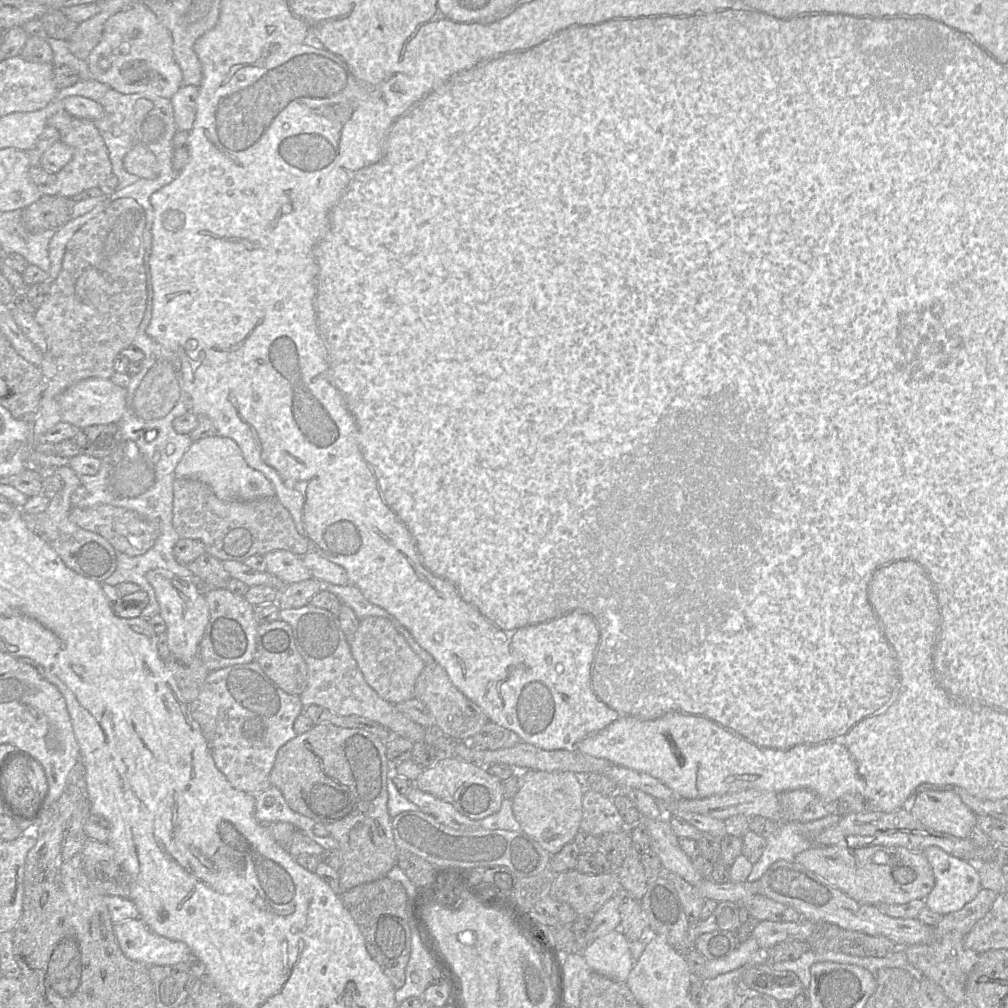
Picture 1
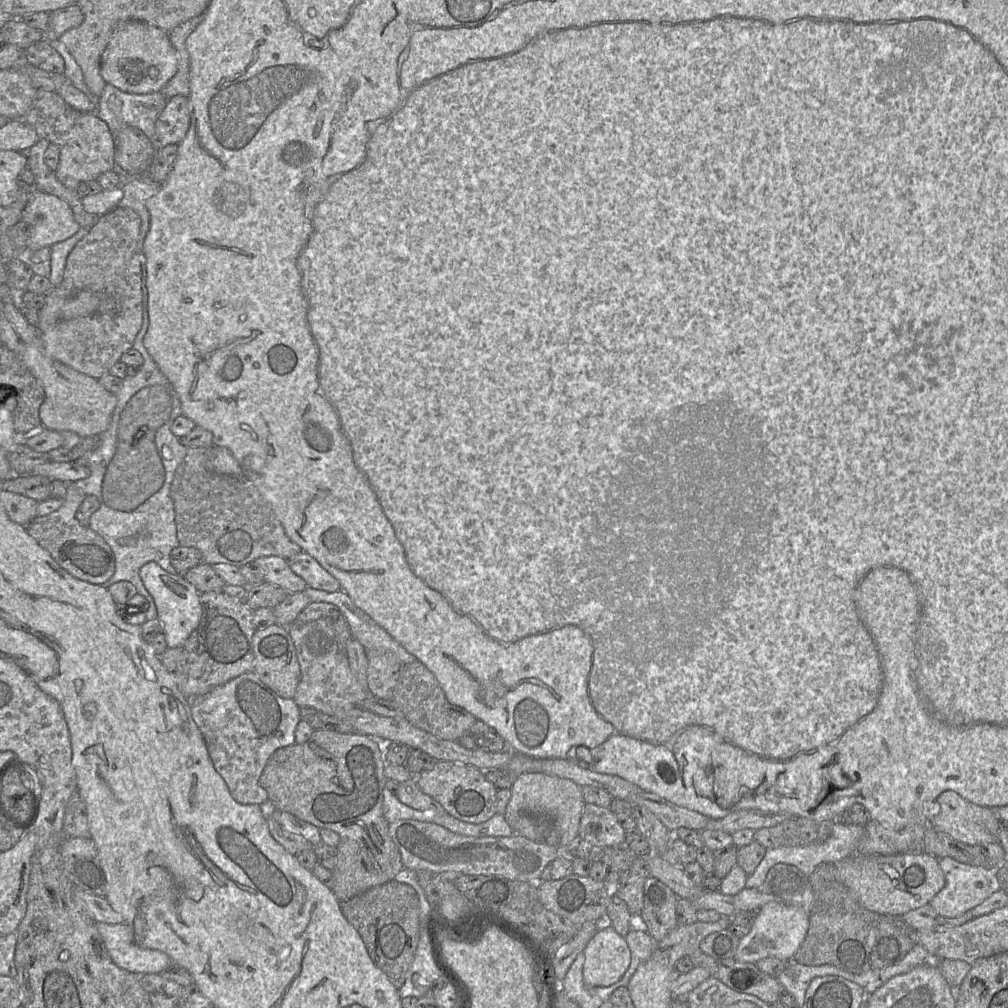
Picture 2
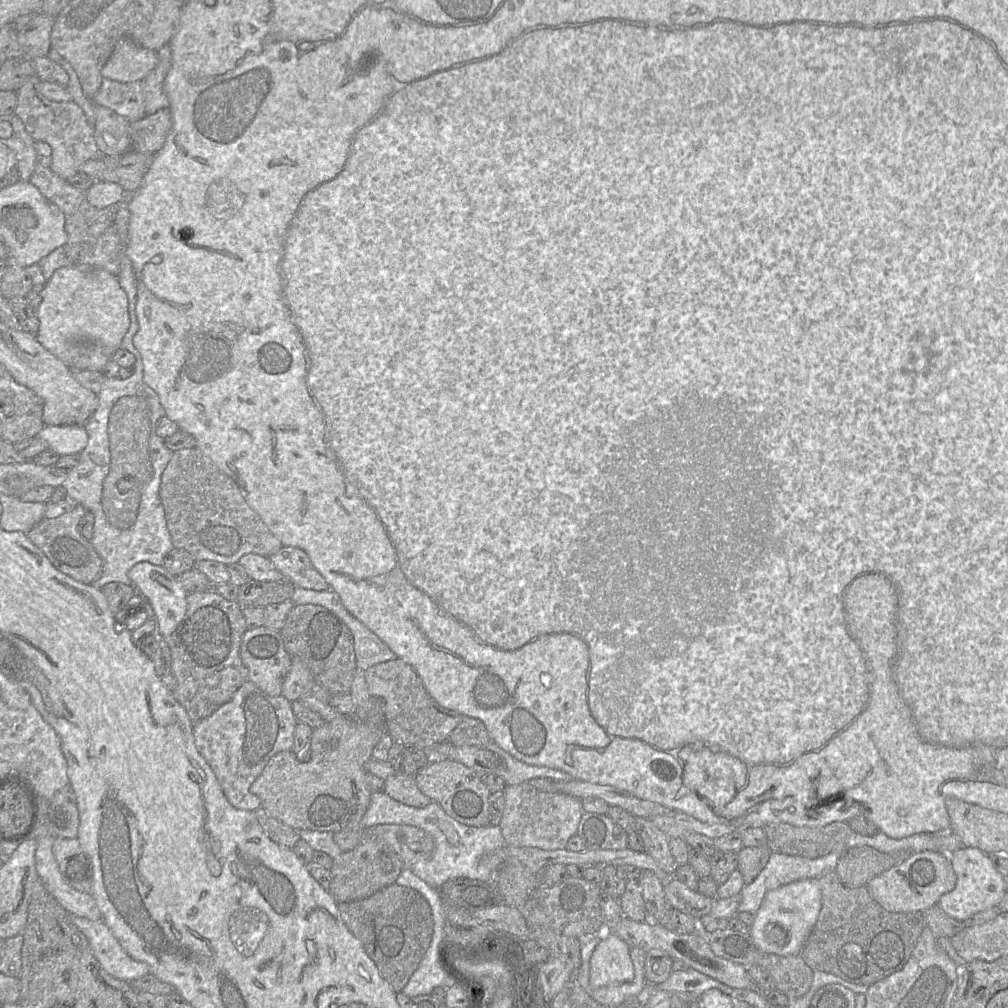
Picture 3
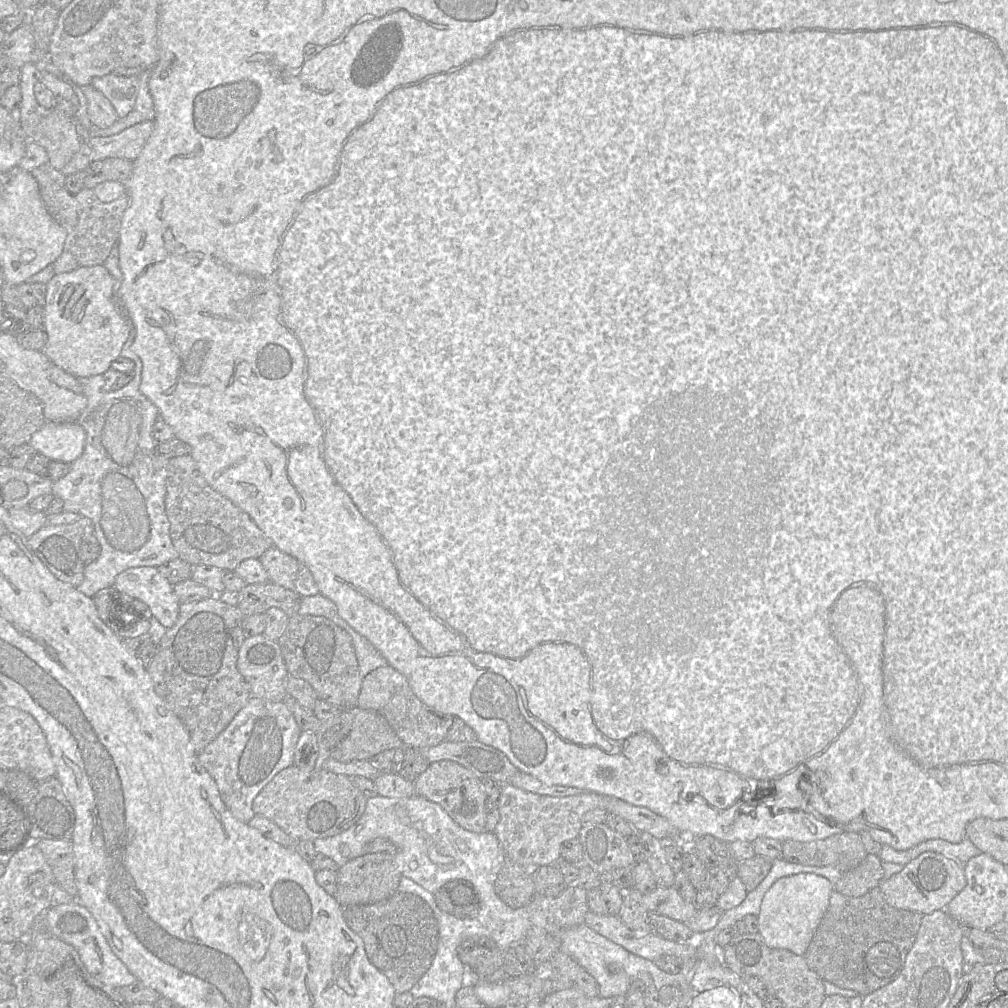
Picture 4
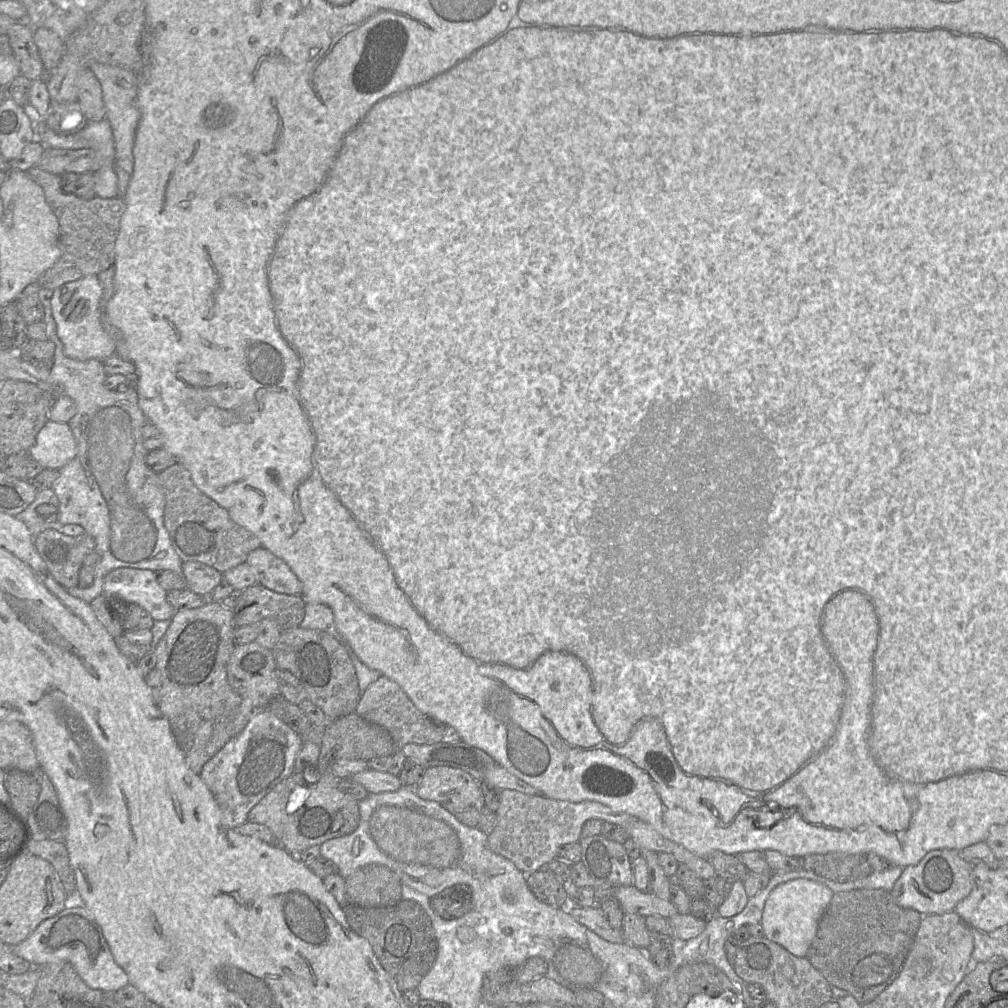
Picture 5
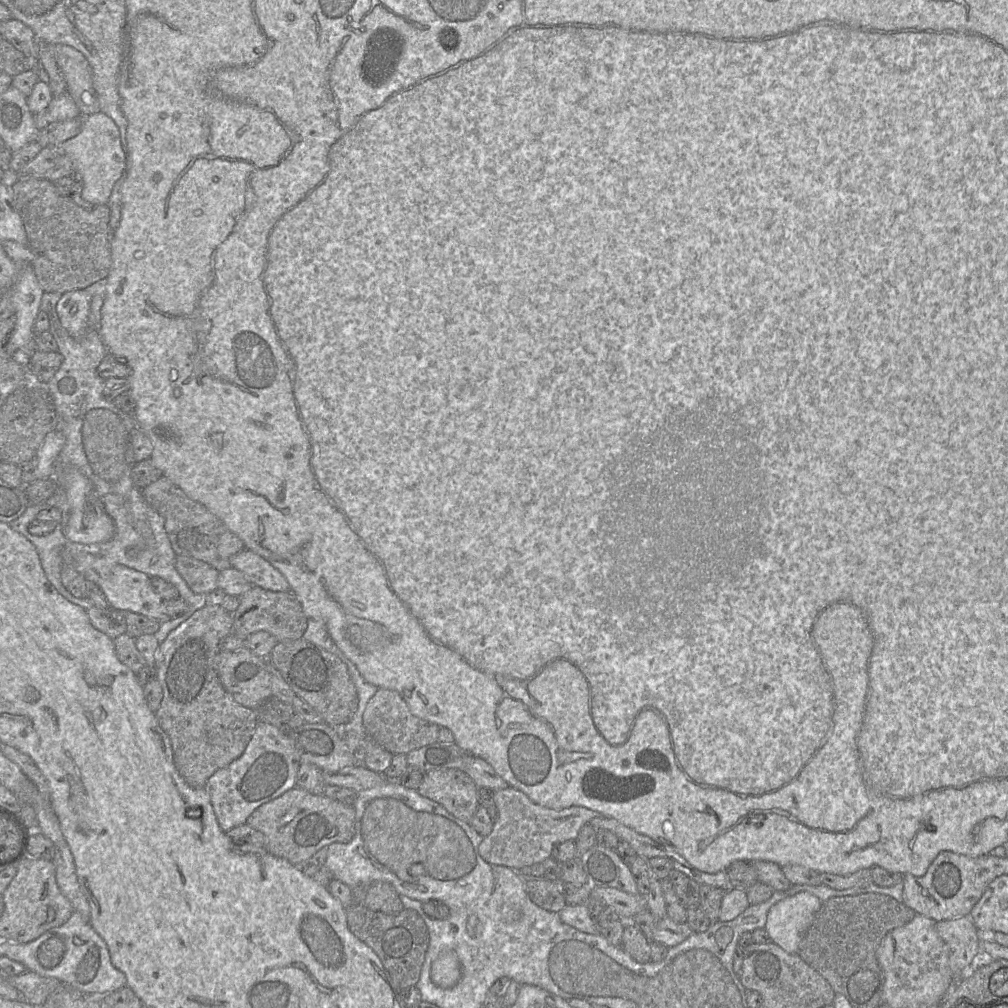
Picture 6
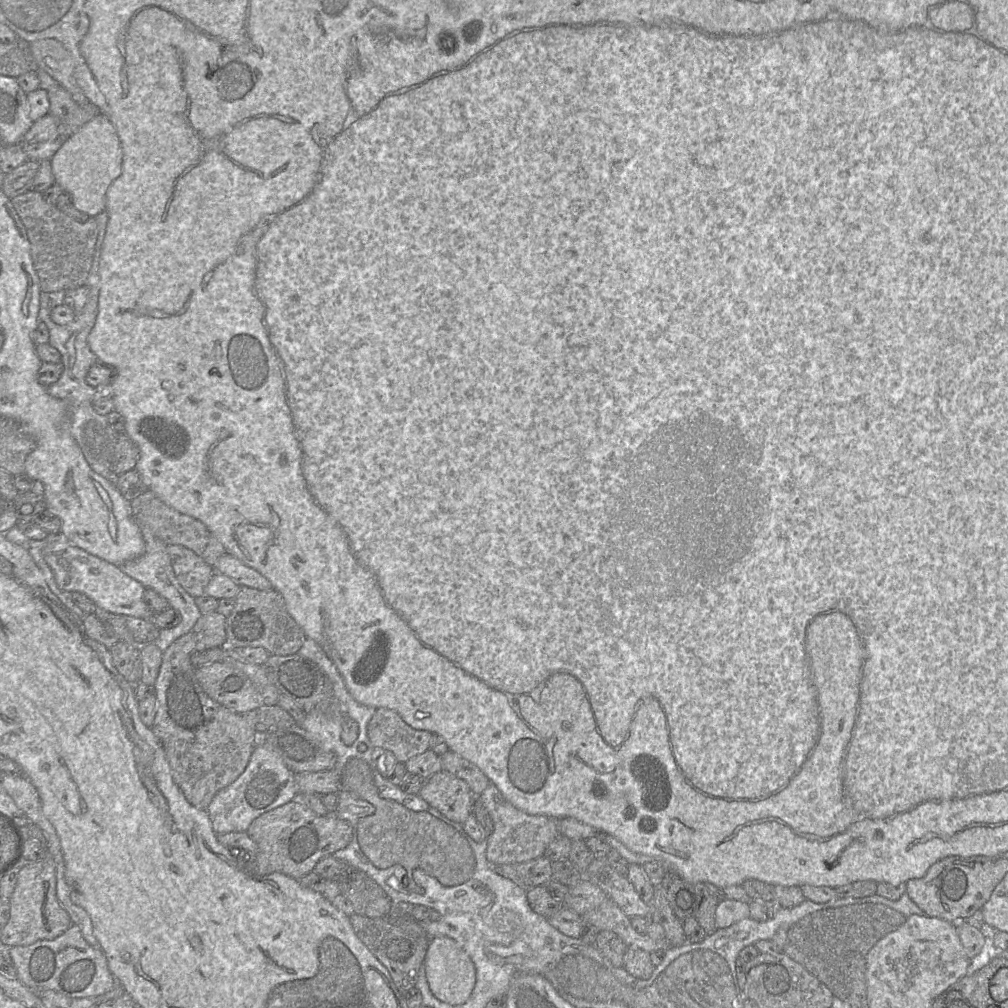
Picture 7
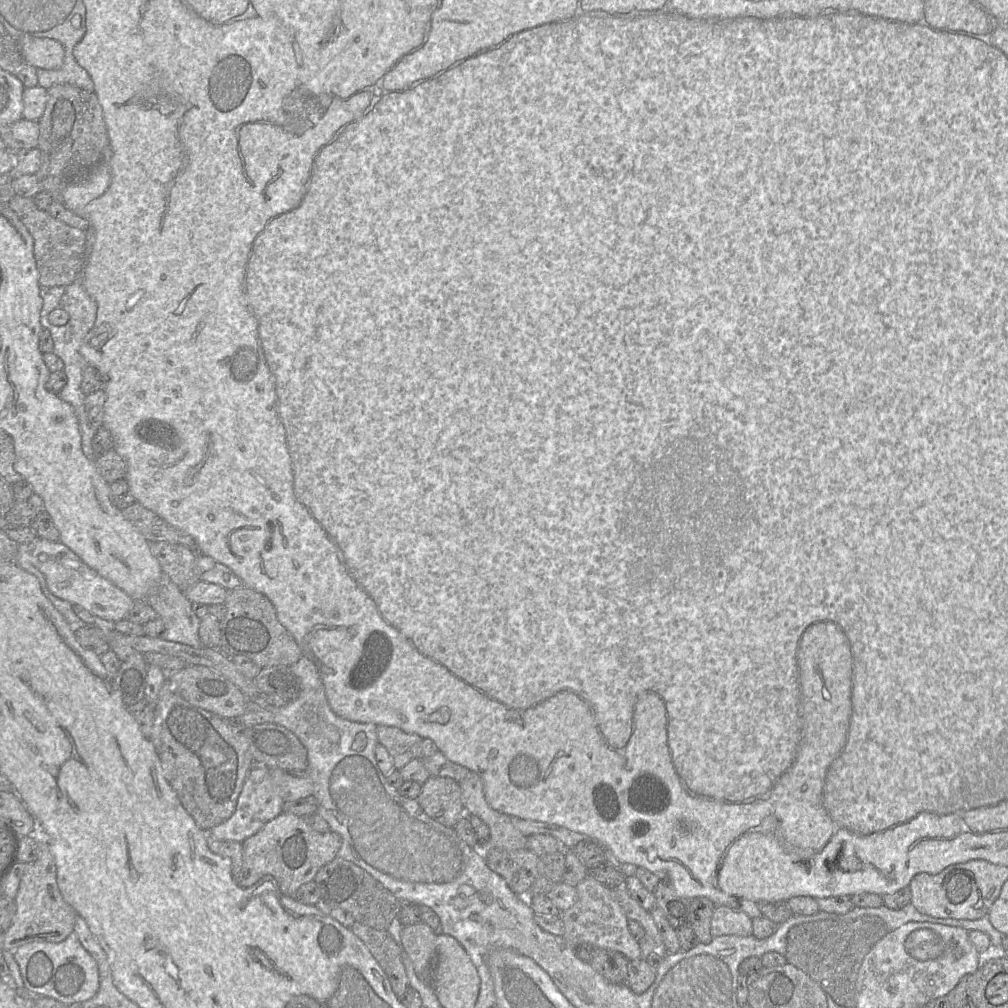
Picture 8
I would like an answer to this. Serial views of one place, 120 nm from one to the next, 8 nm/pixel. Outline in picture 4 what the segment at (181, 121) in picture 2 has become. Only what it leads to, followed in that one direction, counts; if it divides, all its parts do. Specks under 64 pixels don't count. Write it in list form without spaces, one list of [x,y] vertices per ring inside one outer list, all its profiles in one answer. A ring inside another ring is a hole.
[[[153,120],[144,121],[126,128],[112,136],[88,137],[92,162],[108,158],[135,161],[154,129]]]

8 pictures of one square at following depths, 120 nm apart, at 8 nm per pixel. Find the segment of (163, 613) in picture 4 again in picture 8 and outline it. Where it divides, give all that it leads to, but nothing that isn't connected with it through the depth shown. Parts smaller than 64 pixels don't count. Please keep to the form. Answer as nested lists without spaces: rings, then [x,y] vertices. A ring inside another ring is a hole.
[[[37,536],[37,538],[31,543],[20,545],[27,545],[29,552],[31,552],[31,563],[44,574],[50,592],[56,597],[68,601],[72,605],[79,605],[83,607],[94,616],[103,620],[105,623],[117,623],[125,619],[133,607],[135,603],[133,598],[111,581],[101,576],[97,571],[86,565],[71,549],[60,541],[52,542]]]

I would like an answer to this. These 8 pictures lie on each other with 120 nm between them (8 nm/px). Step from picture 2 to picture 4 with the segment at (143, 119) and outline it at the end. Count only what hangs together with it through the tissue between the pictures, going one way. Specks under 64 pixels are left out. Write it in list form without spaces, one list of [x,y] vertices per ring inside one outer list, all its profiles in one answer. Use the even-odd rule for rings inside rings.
[[[110,73],[95,77],[90,84],[110,101],[118,118],[124,118],[132,111],[139,91],[138,76]]]

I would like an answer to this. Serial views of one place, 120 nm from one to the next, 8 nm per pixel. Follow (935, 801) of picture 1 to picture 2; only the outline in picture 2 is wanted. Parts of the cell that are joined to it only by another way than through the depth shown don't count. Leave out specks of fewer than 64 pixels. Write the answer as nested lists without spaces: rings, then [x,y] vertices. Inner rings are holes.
[[[953,790],[936,799],[940,812],[928,824],[937,831],[968,845],[998,842],[1000,819],[991,808],[972,803]]]

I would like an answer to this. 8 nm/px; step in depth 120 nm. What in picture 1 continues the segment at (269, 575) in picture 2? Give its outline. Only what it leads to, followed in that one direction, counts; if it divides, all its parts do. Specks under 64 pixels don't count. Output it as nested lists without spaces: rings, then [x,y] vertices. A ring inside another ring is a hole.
[[[274,550],[265,554],[264,558],[266,571],[279,578],[286,586],[312,578],[302,556],[287,550]]]

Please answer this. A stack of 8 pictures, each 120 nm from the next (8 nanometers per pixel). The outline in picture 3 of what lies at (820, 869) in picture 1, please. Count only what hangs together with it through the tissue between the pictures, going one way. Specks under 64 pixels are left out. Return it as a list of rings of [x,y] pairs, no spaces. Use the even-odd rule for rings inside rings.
[[[922,851],[872,878],[866,885],[874,900],[894,913],[922,912],[938,904],[940,897],[952,891],[957,882],[948,854]]]

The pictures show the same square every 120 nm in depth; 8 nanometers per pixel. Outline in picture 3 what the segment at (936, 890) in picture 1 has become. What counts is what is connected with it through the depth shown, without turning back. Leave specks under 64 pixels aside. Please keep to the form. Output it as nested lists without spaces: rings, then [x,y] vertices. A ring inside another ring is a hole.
[[[962,847],[949,854],[957,877],[955,888],[943,894],[938,906],[957,921],[966,921],[978,912],[997,907],[1006,893],[1004,876],[993,866],[989,856],[976,847]]]

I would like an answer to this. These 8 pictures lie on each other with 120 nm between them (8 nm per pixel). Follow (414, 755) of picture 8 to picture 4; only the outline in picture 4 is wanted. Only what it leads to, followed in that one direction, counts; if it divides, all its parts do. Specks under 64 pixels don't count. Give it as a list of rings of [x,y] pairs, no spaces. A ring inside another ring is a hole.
[[[389,664],[376,668],[362,679],[356,705],[381,714],[402,741],[404,747],[437,746],[445,740],[455,718],[423,703],[413,692],[408,679]]]

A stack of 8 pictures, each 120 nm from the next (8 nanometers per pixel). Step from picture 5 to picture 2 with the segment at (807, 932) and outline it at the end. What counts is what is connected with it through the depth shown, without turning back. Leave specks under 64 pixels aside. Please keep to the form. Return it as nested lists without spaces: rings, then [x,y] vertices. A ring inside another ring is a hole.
[[[769,902],[763,905],[756,912],[750,932],[740,940],[733,959],[748,963],[756,963],[767,957],[793,960],[807,934],[809,919],[810,913],[800,906],[781,902]]]

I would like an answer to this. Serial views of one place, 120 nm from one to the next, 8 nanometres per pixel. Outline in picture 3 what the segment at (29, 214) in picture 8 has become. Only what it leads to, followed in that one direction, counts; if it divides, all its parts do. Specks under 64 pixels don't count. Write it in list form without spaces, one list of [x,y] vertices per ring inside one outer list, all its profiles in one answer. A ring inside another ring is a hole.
[[[38,163],[30,177],[30,182],[39,189],[47,200],[58,206],[63,212],[65,216],[65,230],[68,235],[68,241],[63,247],[65,248],[71,264],[82,261],[83,257],[93,249],[98,238],[109,227],[114,226],[114,221],[120,207],[125,203],[128,204],[130,201],[129,196],[126,195],[122,202],[118,202],[103,209],[97,209],[89,204],[87,200],[87,191],[73,187],[66,180],[63,180],[53,173],[50,168]]]

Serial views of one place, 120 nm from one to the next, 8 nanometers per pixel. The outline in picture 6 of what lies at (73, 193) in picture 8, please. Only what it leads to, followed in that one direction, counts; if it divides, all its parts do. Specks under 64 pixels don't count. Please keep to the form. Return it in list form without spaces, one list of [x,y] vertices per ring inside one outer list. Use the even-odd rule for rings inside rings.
[[[101,111],[98,113],[83,117],[81,130],[73,138],[65,141],[59,147],[60,154],[67,156],[73,166],[77,181],[81,181],[83,185],[82,198],[91,203],[92,205],[107,205],[112,189],[116,181],[121,178],[126,171],[126,153],[121,146],[119,129],[114,121],[103,114]]]

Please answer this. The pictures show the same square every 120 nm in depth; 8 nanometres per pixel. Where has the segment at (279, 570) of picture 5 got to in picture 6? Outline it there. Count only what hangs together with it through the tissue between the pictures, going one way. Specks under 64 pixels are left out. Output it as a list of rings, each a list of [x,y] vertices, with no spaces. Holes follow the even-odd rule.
[[[243,549],[230,559],[231,567],[242,572],[251,585],[266,590],[291,590],[290,584],[284,575],[271,563],[249,549]]]

